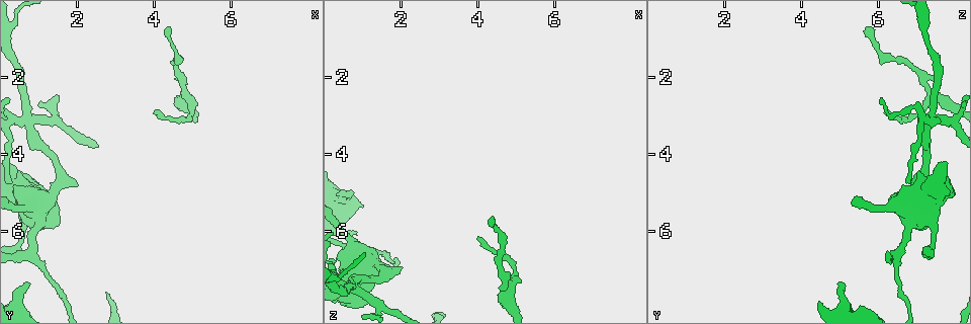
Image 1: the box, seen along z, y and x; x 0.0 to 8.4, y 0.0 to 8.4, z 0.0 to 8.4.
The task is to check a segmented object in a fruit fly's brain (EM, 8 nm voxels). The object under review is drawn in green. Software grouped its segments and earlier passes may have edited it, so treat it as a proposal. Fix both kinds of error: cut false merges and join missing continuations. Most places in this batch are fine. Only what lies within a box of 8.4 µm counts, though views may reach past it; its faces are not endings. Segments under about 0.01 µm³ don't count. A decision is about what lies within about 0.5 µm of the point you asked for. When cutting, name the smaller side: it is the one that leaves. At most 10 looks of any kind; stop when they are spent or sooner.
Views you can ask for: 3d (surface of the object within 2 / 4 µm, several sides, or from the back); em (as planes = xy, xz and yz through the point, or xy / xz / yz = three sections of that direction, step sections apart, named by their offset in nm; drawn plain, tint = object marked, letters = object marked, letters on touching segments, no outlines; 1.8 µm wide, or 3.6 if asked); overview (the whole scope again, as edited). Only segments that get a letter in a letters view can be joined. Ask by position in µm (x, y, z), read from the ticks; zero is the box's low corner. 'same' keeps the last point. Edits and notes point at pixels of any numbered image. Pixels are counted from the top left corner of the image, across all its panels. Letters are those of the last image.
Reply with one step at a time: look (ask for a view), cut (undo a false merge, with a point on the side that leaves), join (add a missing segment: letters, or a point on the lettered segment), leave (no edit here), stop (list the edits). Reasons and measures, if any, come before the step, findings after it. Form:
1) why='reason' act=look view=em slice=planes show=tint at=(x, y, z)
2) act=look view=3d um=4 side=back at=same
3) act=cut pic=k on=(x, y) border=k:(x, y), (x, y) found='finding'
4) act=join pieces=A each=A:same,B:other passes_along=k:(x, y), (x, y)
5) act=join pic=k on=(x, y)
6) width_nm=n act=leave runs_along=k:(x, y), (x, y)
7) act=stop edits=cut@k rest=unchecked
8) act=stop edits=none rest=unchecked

why='tapers out' act=look view=3d um=2 at=(4.00, 2.95, 6.20)

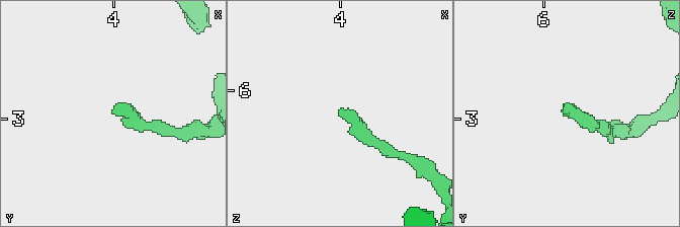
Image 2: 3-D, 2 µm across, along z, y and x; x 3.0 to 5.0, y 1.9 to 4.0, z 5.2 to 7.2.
why='need the tissue' act=look view=em slice=xy step=8 show=letters at=(4.02, 2.94, 6.18)

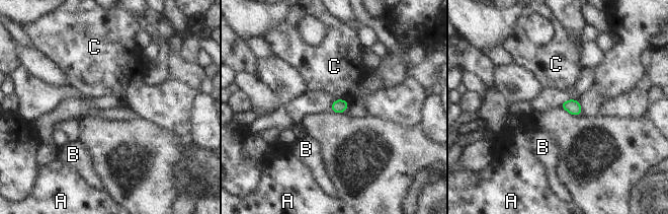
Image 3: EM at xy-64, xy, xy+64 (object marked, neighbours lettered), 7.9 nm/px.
why='cut it another way' act=look view=em slice=planes show=letters at=same

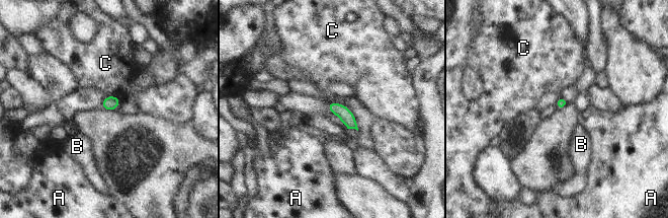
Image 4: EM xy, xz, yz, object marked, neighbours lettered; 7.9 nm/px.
longest_contact=C:120nm act=leave each=A:other,B:other,C:other found='none of them fits'

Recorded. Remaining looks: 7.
why='thin end' act=look view=3d um=4 at=(4.40, 0.65, 5.75)

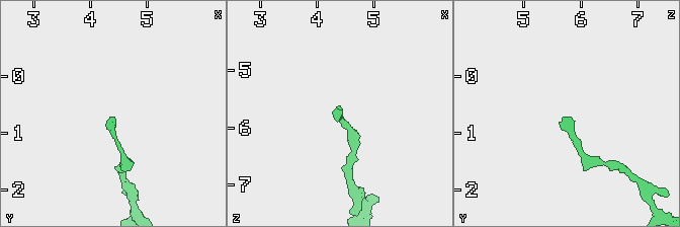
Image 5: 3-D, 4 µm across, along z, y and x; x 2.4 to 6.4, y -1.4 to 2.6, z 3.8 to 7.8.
why='now the EM' act=look view=em slice=planes show=tint at=(4.35, 0.65, 5.75)

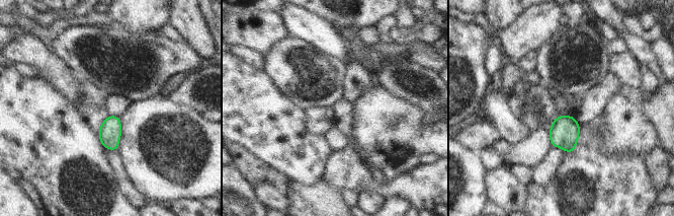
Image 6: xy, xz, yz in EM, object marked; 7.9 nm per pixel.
why='what lies round it' act=look view=em slice=planes show=letters at=same

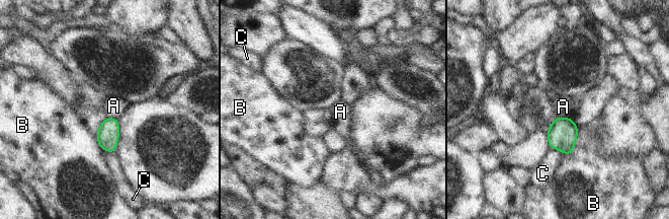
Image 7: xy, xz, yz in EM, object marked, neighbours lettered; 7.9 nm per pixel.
longest_contact=B:260nm act=leave each=A:other,B:other,C:other border=7:(106, 117), (114, 117), (116, 119) found='no lettered segment goes on from it'

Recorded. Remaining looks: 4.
act=look view=em um=3.6 slice=planes show=letters at=(1.10, 5.20, 6.85)

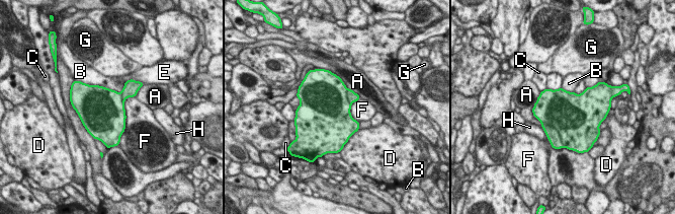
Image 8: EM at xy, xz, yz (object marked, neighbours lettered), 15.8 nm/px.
longest_contact=F:750nm act=leave each=A:other,B:other,C:other,D:other,E:other,F:other,G:other,H:other border=8:(135, 95), (123, 102), (119, 139) found='one neuron here'

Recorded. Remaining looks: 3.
act=look view=3d um=4 at=(0.70, 3.10, 7.35)

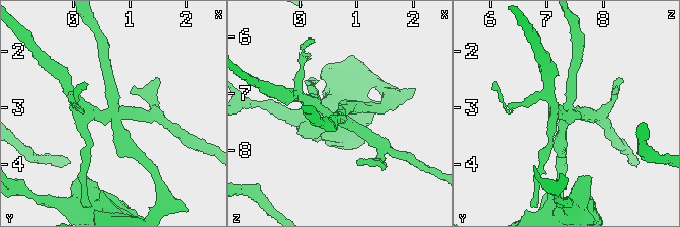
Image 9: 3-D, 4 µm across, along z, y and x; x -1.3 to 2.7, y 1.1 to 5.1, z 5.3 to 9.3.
why='need the tissue' act=look view=em slice=planes show=tint at=(0.65, 3.15, 7.40)

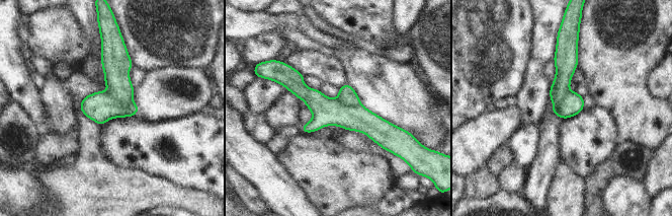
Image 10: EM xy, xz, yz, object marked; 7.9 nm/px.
why='see the neighbours' act=look view=em slice=planes show=letters at=same

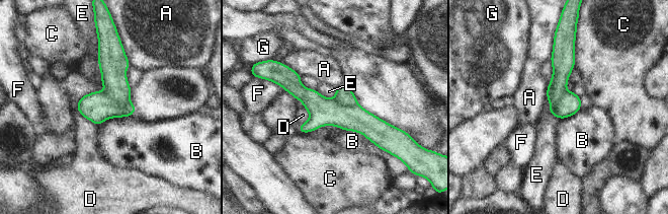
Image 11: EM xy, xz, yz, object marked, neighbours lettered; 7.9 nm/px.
act=cut pic=11 on=(97, 106) each=A:other,B:other,C:other,D:other,E:other,F:other,G:other border=11:(104, 91), (120, 103), (129, 101) found='two neurons meet here'

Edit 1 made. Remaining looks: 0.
act=stop edits=cut@11 rest=unchecked

